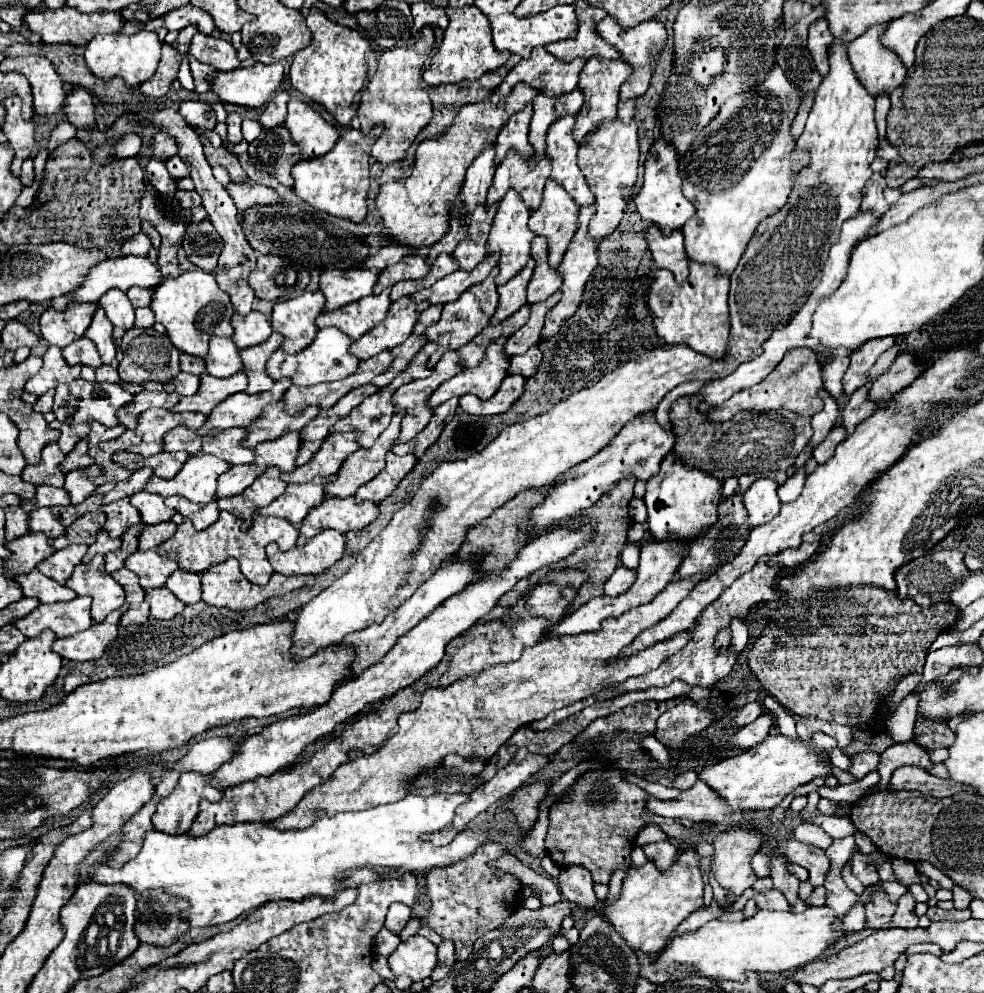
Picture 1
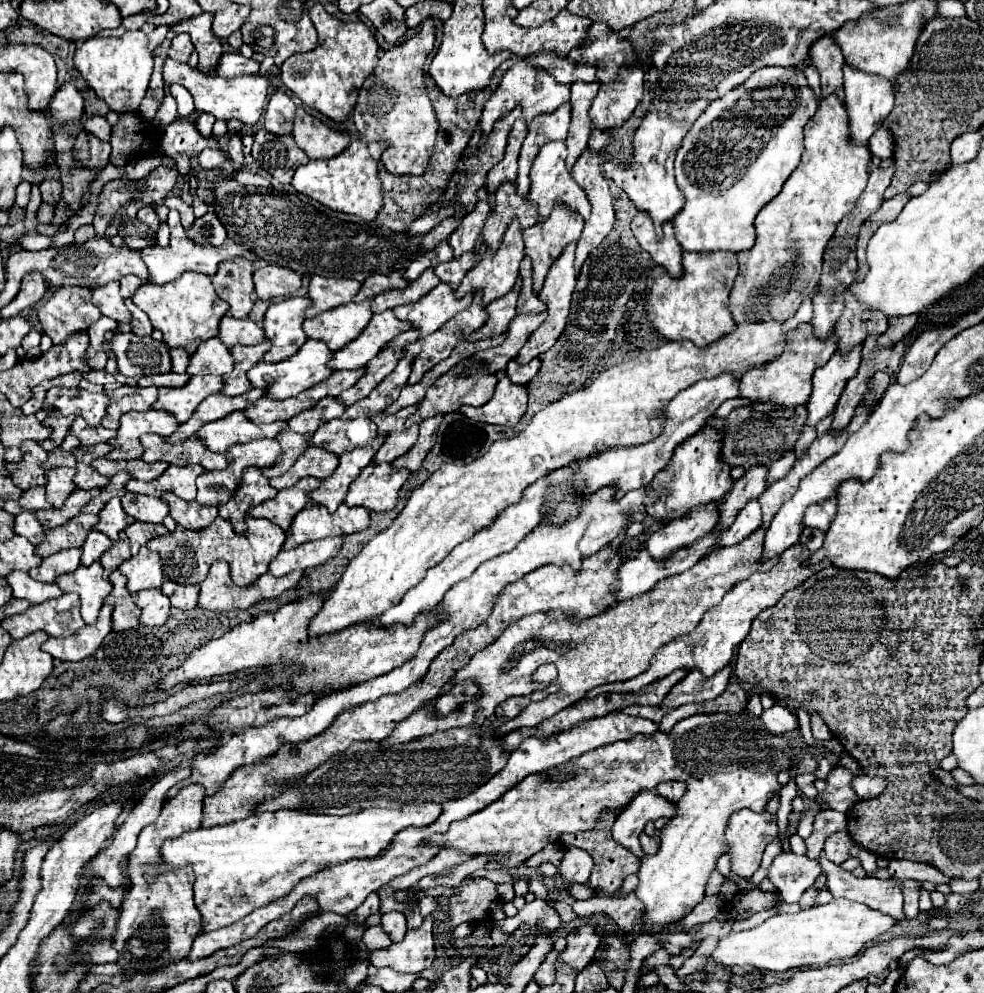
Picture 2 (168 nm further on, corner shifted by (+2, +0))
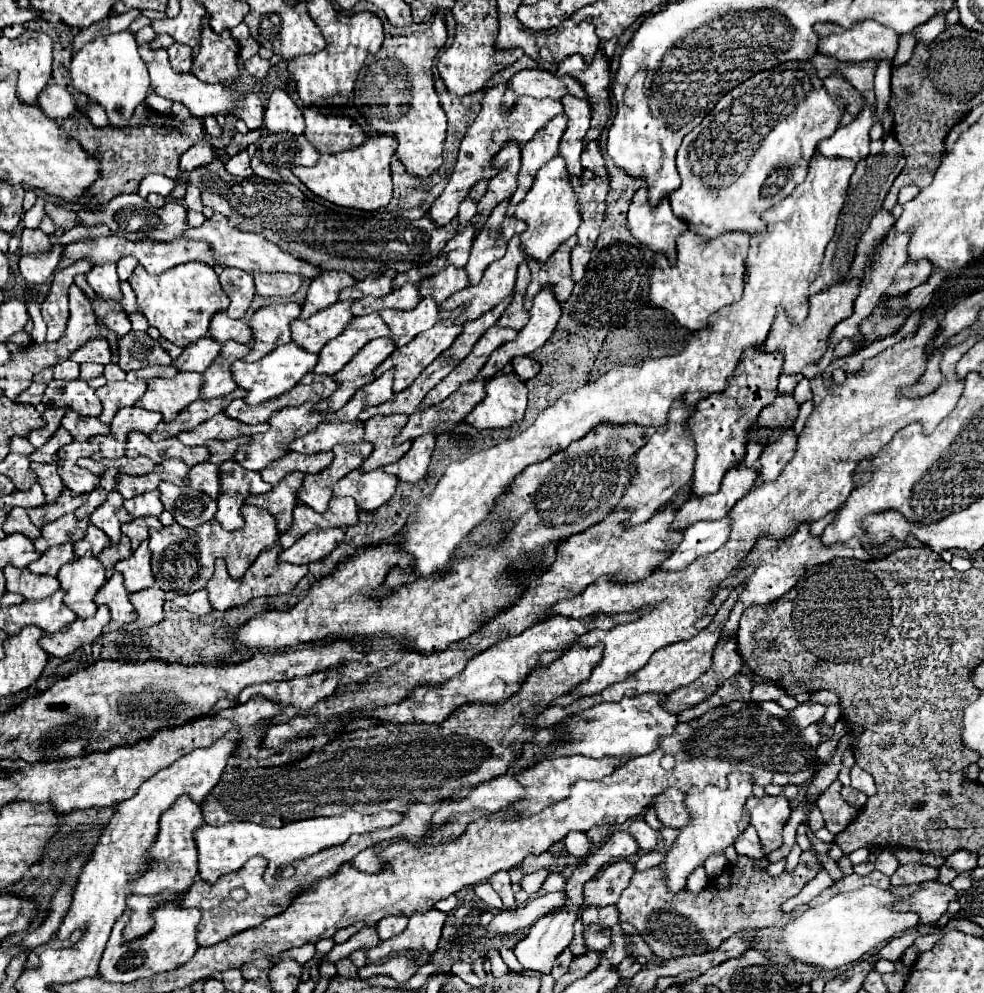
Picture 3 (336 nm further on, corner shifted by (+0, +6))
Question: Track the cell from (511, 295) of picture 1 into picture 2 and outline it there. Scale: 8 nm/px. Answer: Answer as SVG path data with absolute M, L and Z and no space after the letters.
M517 278L513 290L509 294L505 294L503 298L499 298L497 302L491 302L485 310L487 310L487 320L485 326L481 326L481 330L477 330L473 336L469 336L469 340L481 340L481 338L493 338L497 334L503 334L509 326L509 322L515 318L515 306L517 306L517 296L521 290L521 278Z

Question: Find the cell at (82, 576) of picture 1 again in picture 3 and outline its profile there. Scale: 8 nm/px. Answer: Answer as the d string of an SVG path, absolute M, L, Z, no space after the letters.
M85 554L83 558L77 558L75 562L63 566L57 574L57 580L67 592L65 600L69 608L73 608L79 618L95 616L97 604L93 602L93 598L97 590L107 582L105 568L95 556Z

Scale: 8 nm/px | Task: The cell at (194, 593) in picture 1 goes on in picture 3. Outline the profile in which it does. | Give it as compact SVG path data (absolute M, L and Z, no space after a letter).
M197 590L197 592L191 592L191 594L175 594L173 602L181 608L187 608L191 614L207 614L211 612L211 604L207 600L207 592L205 590Z

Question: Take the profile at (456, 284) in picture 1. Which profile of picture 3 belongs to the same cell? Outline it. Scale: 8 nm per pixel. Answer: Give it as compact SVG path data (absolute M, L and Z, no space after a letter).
M425 296L413 310L383 310L379 312L385 324L391 328L391 338L397 346L405 346L417 334L431 330L435 324L451 318L453 310L439 310L433 296Z

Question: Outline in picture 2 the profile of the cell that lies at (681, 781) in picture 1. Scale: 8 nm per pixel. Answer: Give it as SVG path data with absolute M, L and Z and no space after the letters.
M665 782L665 784L659 784L655 792L659 796L663 796L665 800L669 800L669 802L675 804L685 794L685 790L687 790L685 782Z

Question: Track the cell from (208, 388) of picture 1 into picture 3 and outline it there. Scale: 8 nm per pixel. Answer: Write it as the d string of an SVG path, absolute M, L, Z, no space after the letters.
M179 372L175 378L155 378L147 380L147 392L137 406L163 414L163 422L175 420L191 402L201 396L203 374L199 372Z

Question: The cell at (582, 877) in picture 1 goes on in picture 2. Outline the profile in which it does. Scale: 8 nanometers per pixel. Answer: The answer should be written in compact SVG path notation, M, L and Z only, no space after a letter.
M565 848L565 858L559 866L559 873L563 876L565 884L571 884L571 882L585 884L589 880L591 868L593 868L593 860L585 850Z

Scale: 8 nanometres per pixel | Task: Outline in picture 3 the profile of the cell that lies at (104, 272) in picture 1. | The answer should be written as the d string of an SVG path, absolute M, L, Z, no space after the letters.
M215 214L211 220L207 220L201 228L185 230L183 238L205 240L211 246L215 266L221 266L221 268L235 266L235 268L241 268L245 272L293 272L293 274L307 276L307 278L313 278L319 274L319 268L311 268L311 264L307 264L299 258L293 258L291 254L283 252L279 246L271 244L269 240L263 240L263 236L247 234L247 232L239 232L237 228L231 228L227 218L219 216L219 214Z

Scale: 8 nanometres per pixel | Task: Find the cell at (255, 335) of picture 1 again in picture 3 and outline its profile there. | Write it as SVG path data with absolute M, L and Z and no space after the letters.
M217 312L217 316L211 320L209 334L221 344L227 342L227 340L237 340L241 344L251 344L253 342L251 326L243 320L229 318L227 312Z

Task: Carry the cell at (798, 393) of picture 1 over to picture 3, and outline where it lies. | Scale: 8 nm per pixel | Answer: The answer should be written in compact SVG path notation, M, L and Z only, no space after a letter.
M851 278L849 282L841 280L839 284L831 286L827 292L815 294L809 298L809 316L799 326L789 324L787 316L779 312L761 350L767 354L779 352L783 356L783 374L801 374L805 366L819 362L819 358L825 354L831 330L853 314L853 302L857 296L859 296L859 278Z

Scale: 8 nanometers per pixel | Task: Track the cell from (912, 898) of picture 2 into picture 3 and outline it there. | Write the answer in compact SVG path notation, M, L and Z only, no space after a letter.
M903 864L891 876L891 884L921 884L937 878L937 868L925 864Z

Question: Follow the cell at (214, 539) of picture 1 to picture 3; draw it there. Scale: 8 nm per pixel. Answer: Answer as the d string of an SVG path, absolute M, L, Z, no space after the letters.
M245 504L243 518L245 518L245 526L241 530L233 530L233 532L223 530L217 520L209 520L195 530L187 530L187 528L179 526L177 522L173 522L171 526L161 528L161 530L151 530L149 532L151 534L149 548L153 554L151 568L153 568L157 586L165 588L165 592L201 590L207 586L207 580L213 574L213 564L217 558L223 558L227 562L229 576L239 580L263 550L277 546L279 536L281 536L275 516L267 510Z

